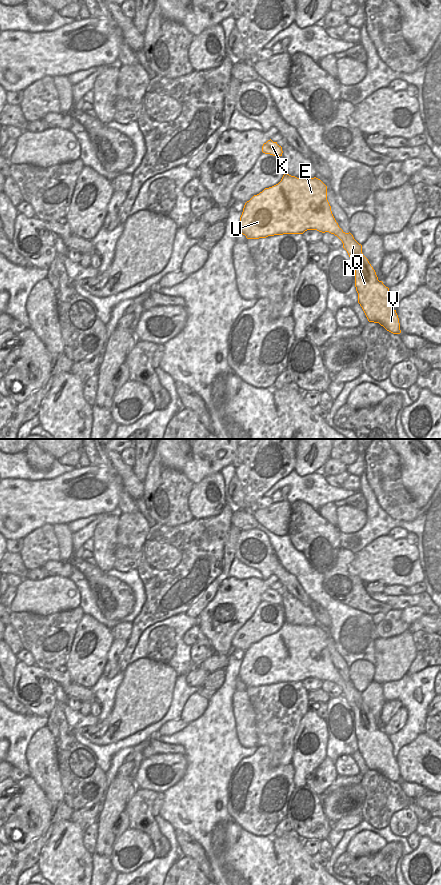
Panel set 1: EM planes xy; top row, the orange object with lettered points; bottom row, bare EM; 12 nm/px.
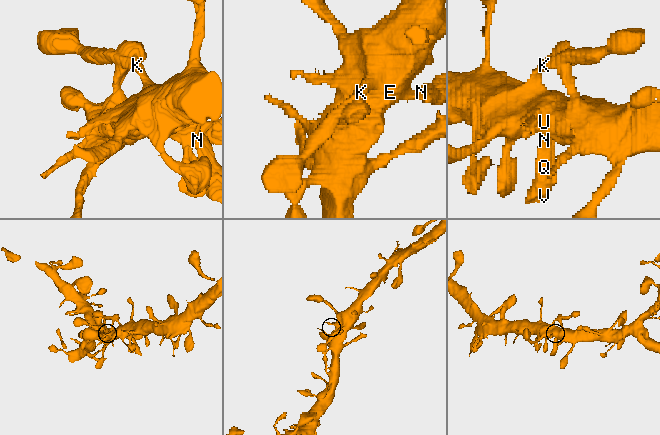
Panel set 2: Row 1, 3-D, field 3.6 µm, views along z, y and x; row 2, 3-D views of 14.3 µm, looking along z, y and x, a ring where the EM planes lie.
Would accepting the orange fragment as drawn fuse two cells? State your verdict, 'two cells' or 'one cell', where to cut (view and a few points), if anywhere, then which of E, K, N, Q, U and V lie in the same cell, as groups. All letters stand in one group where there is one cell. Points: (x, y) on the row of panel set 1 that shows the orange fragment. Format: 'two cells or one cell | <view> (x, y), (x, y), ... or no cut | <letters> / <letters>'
one cell | no cut | E K N Q U V

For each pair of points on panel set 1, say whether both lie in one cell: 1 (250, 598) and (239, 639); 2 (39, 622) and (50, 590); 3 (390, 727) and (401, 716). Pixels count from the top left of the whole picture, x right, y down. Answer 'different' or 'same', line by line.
1: different
2: different
3: same

